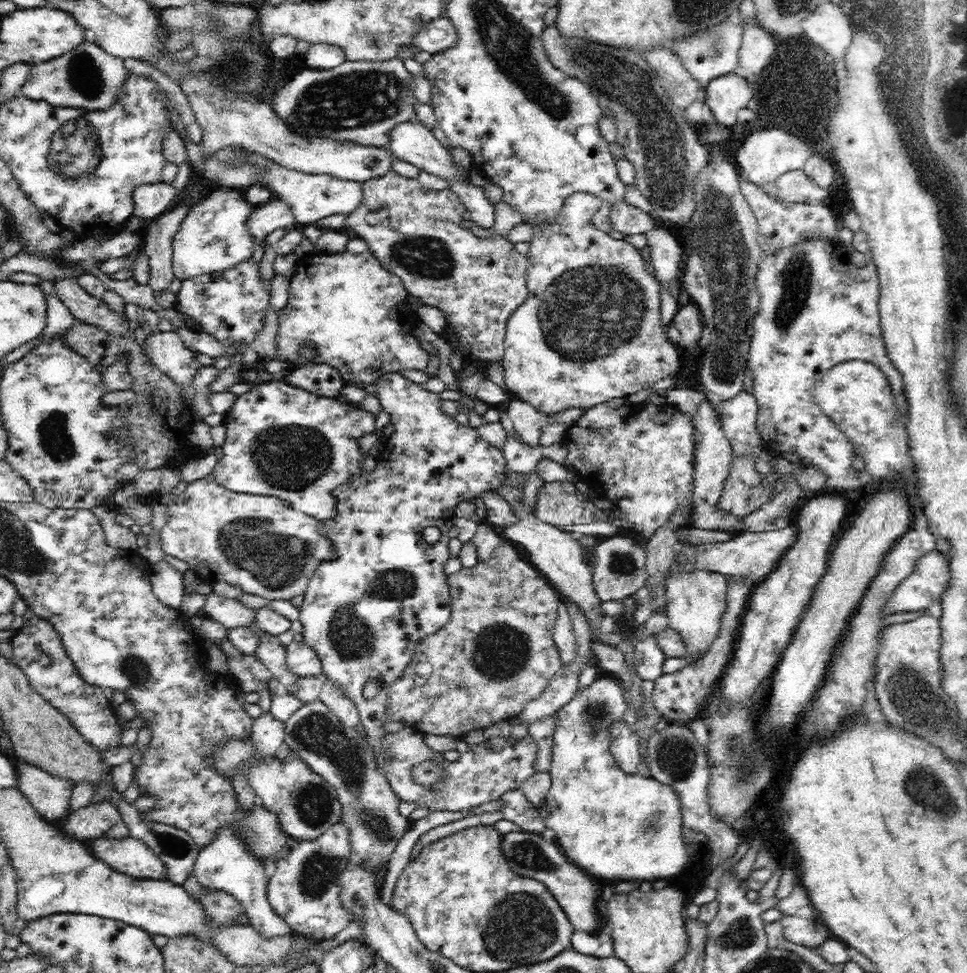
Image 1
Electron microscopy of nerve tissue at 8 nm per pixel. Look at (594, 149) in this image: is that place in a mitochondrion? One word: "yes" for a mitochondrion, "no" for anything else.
no

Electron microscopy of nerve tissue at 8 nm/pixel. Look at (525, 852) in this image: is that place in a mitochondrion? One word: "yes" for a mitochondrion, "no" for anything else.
yes

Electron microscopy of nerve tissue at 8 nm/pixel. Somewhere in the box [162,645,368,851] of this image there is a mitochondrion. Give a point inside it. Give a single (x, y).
(313, 803)

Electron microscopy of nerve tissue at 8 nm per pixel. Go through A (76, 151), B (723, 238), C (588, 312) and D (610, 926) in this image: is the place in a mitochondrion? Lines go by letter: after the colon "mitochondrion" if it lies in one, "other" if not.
A: mitochondrion
B: mitochondrion
C: mitochondrion
D: other

